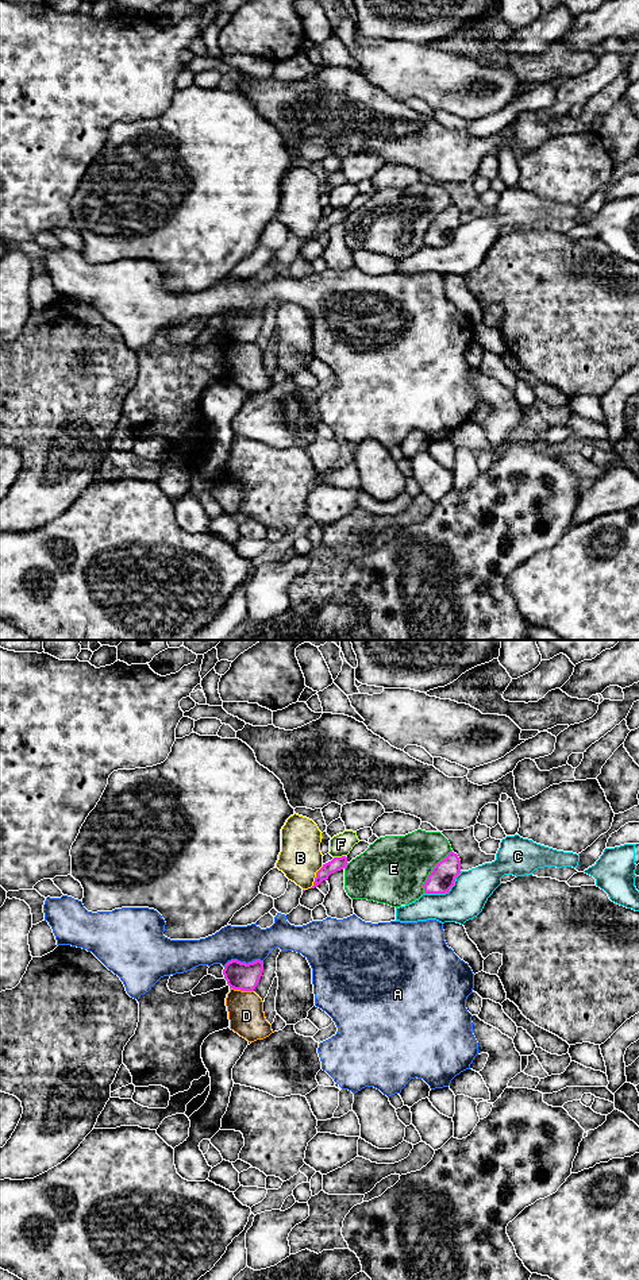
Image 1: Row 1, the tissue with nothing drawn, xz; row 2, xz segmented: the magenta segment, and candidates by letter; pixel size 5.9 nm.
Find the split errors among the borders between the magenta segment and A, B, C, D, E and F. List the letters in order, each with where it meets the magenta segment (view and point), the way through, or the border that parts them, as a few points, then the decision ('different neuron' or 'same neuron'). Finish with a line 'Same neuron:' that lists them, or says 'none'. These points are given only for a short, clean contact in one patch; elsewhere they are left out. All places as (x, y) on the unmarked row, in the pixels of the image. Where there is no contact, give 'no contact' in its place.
A: meets magenta in xz at (242, 315); different neuron
B: meets magenta in xz at (316, 228); different neuron
C: meets magenta in xz at (446, 243); border along xz (461, 223), (447, 243), (424, 246); different neuron
D: meets magenta in xz at (242, 342); different neuron
E: meets magenta in xz at (431, 223); different neuron
F: meets magenta in xz at (339, 209); different neuron
Same neuron: none

